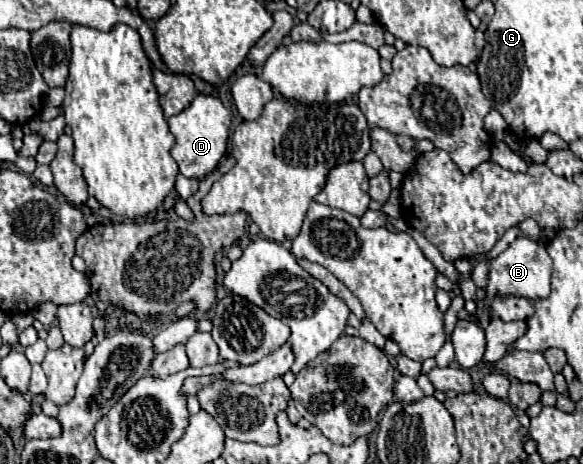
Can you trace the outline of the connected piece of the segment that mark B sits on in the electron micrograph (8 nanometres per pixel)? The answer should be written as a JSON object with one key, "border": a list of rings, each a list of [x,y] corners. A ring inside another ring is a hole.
{"border":[[[517,237],[499,257],[495,257],[491,261],[489,287],[485,289],[487,297],[491,299],[495,293],[501,293],[501,295],[527,297],[531,301],[545,299],[545,297],[549,297],[551,265],[553,265],[553,261],[549,259],[543,243],[535,243],[535,241],[527,239],[527,237]]]}

